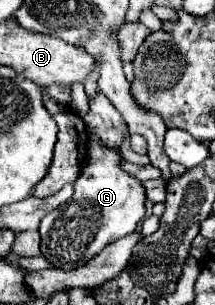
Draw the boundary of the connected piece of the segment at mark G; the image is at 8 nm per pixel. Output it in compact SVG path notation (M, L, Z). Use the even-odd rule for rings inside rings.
M89 133L87 161L75 181L75 193L61 207L43 217L41 255L59 269L75 269L83 261L89 261L105 245L133 233L145 217L145 187L139 179L121 169L123 157L117 147L105 145L95 133Z

